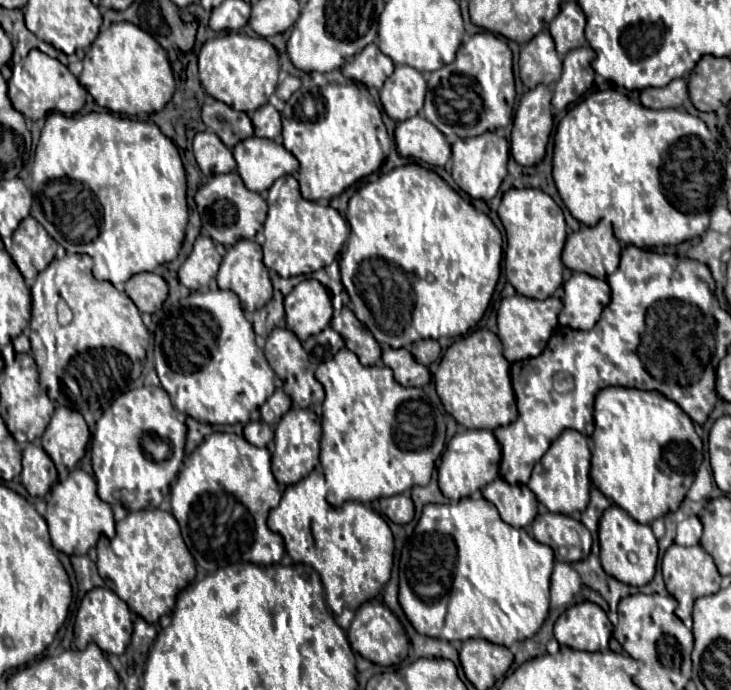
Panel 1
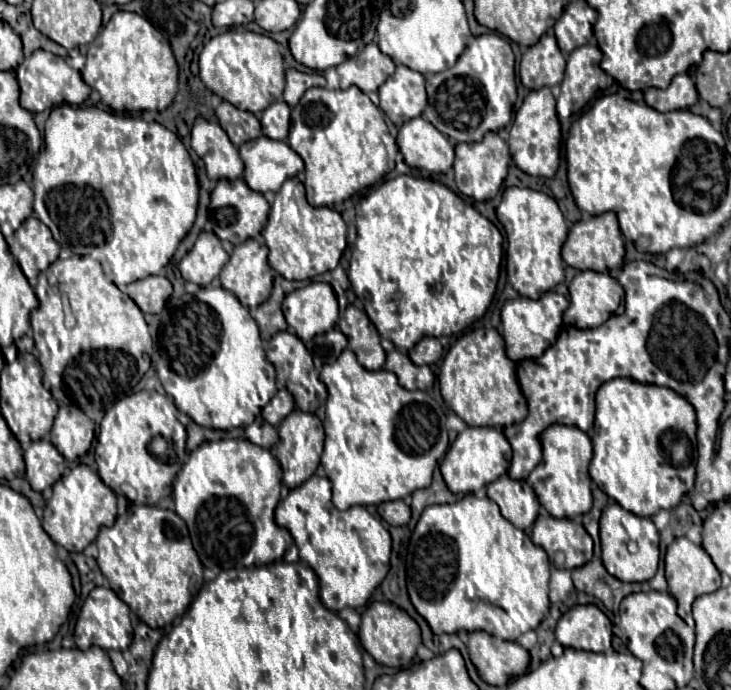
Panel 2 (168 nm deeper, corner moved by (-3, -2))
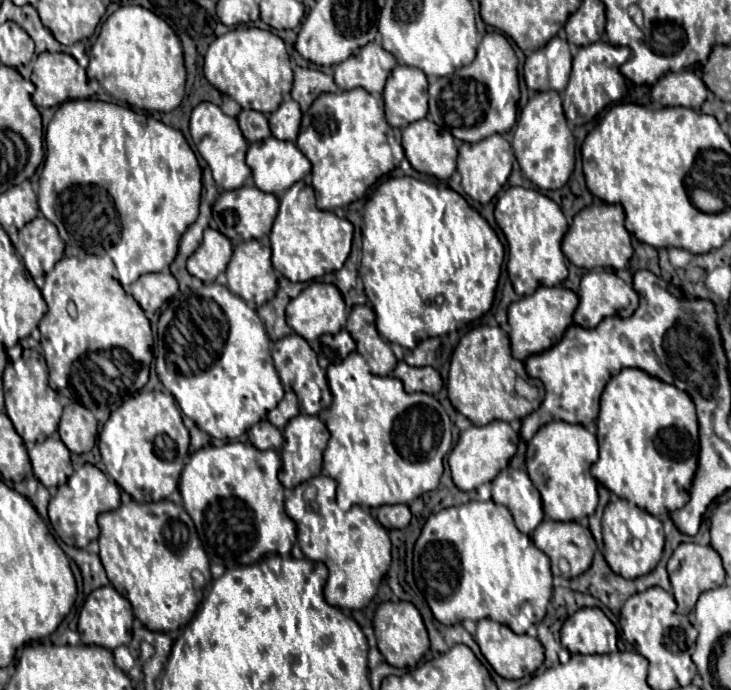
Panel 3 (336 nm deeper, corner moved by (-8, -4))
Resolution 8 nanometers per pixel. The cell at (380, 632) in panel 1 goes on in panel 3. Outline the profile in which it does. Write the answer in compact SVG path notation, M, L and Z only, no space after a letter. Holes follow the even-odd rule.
M382 602L374 614L374 636L386 662L396 668L416 668L430 646L422 616L412 602Z

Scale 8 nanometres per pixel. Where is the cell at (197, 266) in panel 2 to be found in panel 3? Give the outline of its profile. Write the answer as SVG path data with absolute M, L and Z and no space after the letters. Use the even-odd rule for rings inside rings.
M204 230L204 240L198 246L198 250L188 258L186 268L192 276L200 278L204 285L220 284L228 288L228 276L226 276L226 266L232 258L232 244L230 240L212 230Z

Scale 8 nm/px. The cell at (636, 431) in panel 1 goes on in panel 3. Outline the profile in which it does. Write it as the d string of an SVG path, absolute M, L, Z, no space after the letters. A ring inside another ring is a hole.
M624 368L602 392L596 434L600 458L592 466L592 476L610 492L658 518L690 500L700 444L694 402L686 392L642 370Z

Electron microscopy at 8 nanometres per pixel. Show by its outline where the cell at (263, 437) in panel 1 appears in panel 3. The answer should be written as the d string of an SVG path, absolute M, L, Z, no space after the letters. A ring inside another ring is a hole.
M260 420L260 424L254 424L248 430L248 440L260 450L276 450L276 452L280 452L284 444L282 432L276 426L268 424L268 420Z

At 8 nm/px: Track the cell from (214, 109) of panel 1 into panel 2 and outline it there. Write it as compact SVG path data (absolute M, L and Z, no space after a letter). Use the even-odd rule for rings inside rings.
M221 102L221 106L215 110L215 116L235 146L261 136L259 120L251 112L239 110L229 102Z

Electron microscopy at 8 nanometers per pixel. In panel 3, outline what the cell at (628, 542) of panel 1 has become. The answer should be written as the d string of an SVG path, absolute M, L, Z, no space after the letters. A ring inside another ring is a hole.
M614 500L606 506L602 516L602 534L604 534L604 558L608 566L628 580L652 572L662 558L664 550L662 522L656 516L636 508L636 504L628 500Z

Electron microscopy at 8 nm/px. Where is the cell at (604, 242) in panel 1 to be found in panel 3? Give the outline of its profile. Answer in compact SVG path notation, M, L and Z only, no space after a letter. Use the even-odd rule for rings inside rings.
M597 200L584 208L580 214L576 214L568 234L562 240L562 252L574 266L586 268L586 270L612 268L617 271L627 268L634 251L631 235L624 226L622 206L608 206Z

